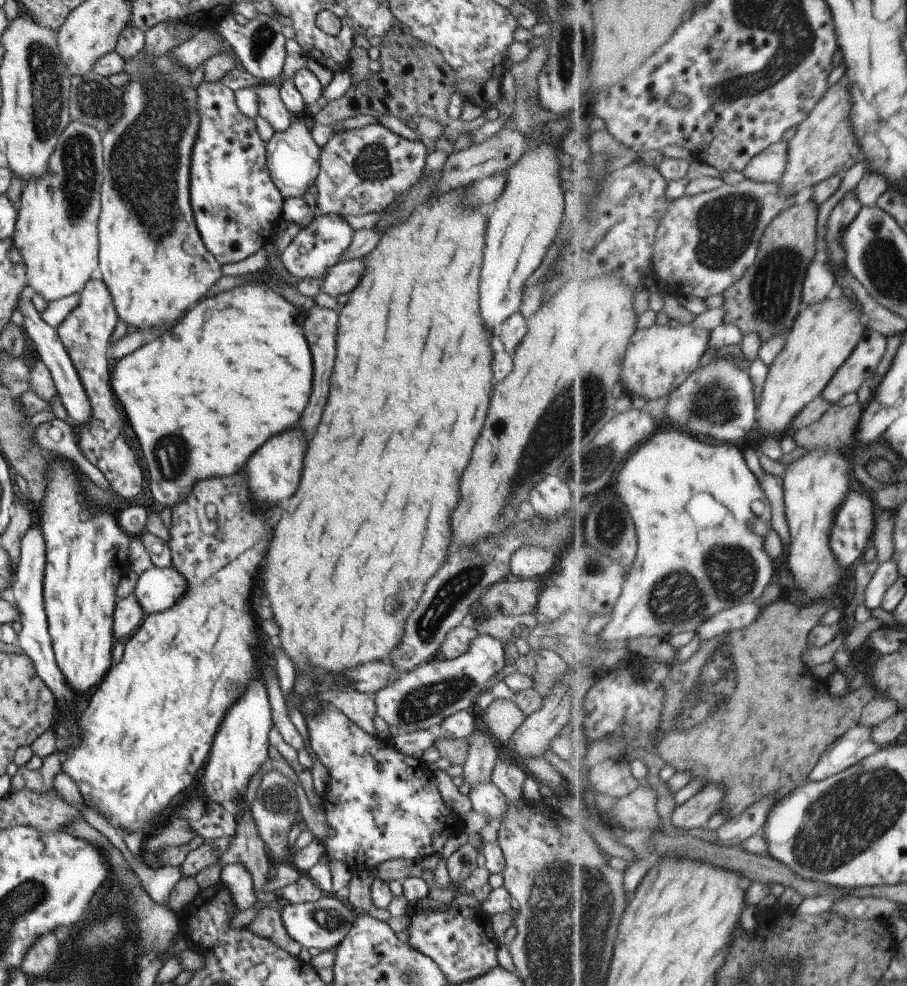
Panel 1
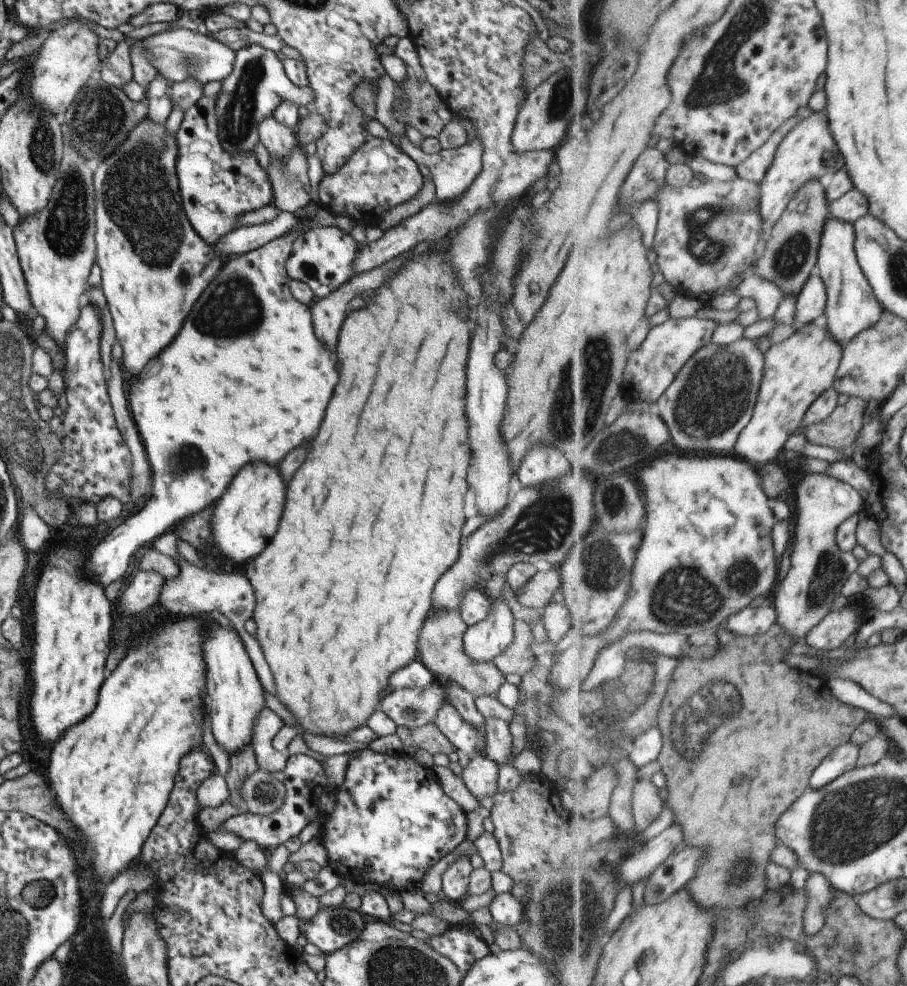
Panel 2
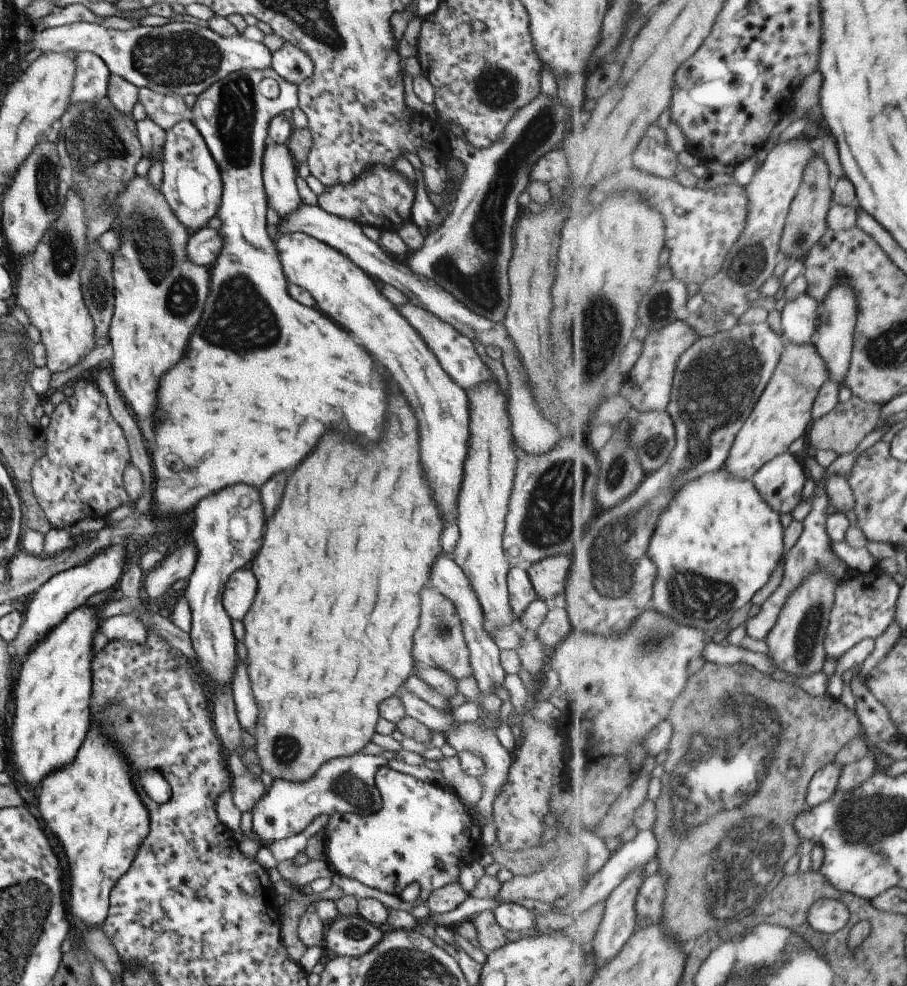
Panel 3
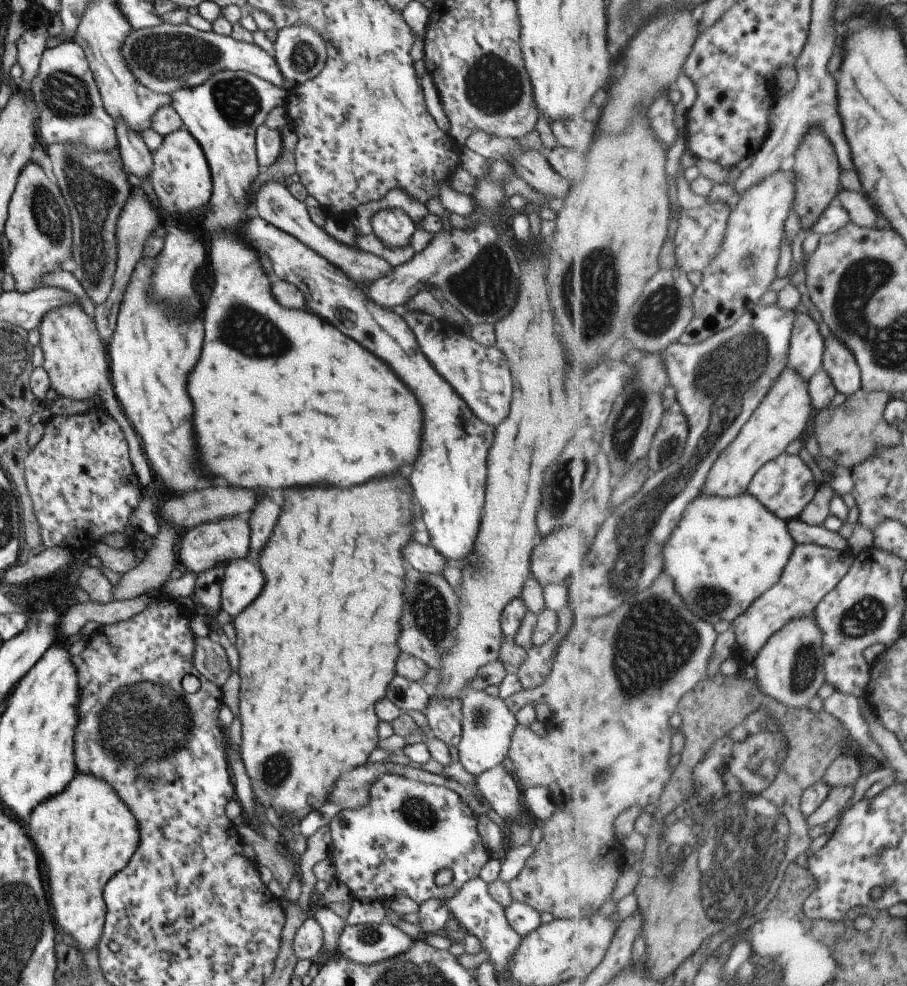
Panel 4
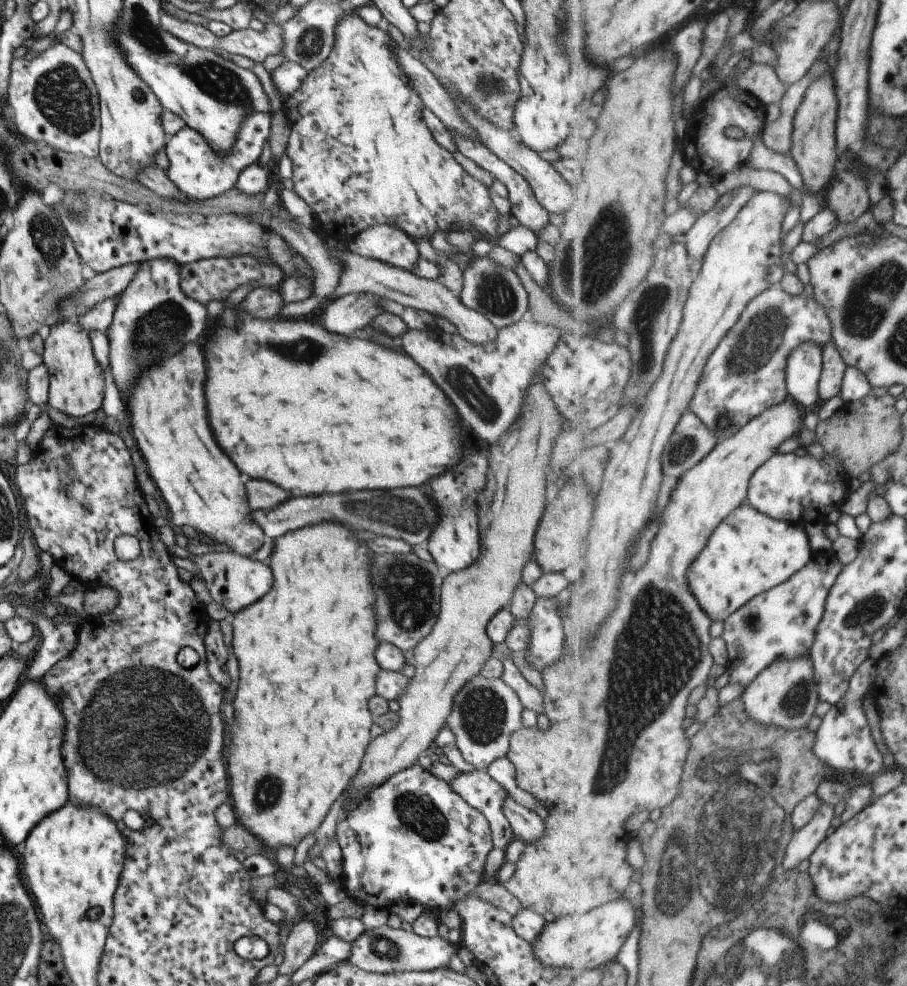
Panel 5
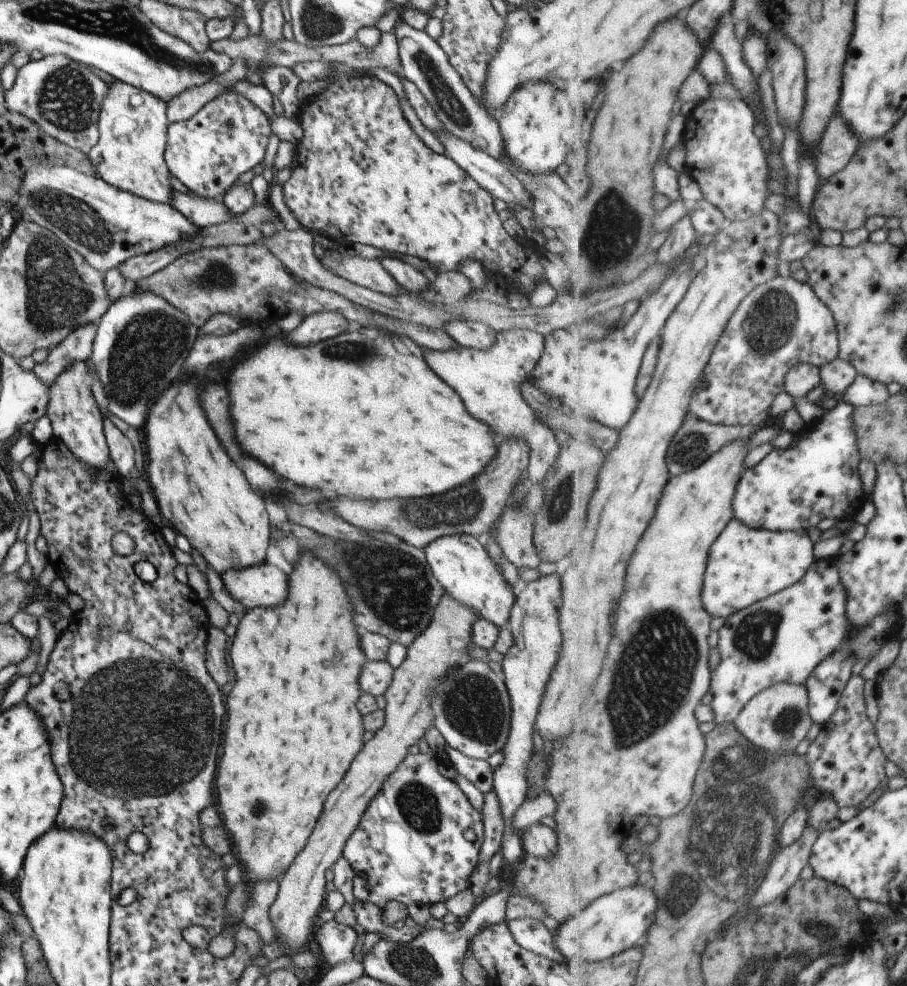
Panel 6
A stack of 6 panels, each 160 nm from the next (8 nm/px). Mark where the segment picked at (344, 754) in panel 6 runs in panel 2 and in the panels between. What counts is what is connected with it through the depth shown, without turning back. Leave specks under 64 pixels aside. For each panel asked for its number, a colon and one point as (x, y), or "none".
2: (372, 517)
3: (328, 636)
4: (317, 648)
5: (304, 651)

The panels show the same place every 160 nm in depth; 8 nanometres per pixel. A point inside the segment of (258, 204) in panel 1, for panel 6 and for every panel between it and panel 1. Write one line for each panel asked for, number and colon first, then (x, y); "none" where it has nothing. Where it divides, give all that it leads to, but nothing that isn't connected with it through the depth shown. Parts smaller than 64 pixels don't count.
2: (215, 189)
3: (191, 184)
4: (180, 177)
5: (197, 173)
6: (206, 153)

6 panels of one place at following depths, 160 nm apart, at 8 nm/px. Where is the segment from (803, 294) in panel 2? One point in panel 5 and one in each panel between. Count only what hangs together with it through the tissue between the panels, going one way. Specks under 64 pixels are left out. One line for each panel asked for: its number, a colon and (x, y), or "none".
3: (799, 317)
4: (807, 346)
5: (806, 363)

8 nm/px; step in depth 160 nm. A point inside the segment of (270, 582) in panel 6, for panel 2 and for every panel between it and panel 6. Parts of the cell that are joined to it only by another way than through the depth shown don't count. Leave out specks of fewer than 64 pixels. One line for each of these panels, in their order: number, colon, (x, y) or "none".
2: (194, 591)
3: (238, 591)
4: (242, 581)
5: (234, 582)

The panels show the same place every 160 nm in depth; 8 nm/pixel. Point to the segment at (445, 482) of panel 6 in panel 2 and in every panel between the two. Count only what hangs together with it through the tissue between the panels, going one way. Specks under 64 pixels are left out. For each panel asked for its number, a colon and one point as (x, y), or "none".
2: (247, 327)
3: (239, 406)
4: (332, 413)
5: (289, 403)

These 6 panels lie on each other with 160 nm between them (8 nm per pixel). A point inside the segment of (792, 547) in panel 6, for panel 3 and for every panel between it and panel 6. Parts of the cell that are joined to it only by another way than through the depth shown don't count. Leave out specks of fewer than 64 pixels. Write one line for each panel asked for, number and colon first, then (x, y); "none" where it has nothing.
3: (716, 525)
4: (726, 552)
5: (750, 552)

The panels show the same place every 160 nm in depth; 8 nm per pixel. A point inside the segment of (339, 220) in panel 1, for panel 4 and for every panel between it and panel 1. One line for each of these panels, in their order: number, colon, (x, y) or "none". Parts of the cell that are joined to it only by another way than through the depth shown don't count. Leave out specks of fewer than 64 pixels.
2: (321, 257)
3: (341, 290)
4: (447, 478)

